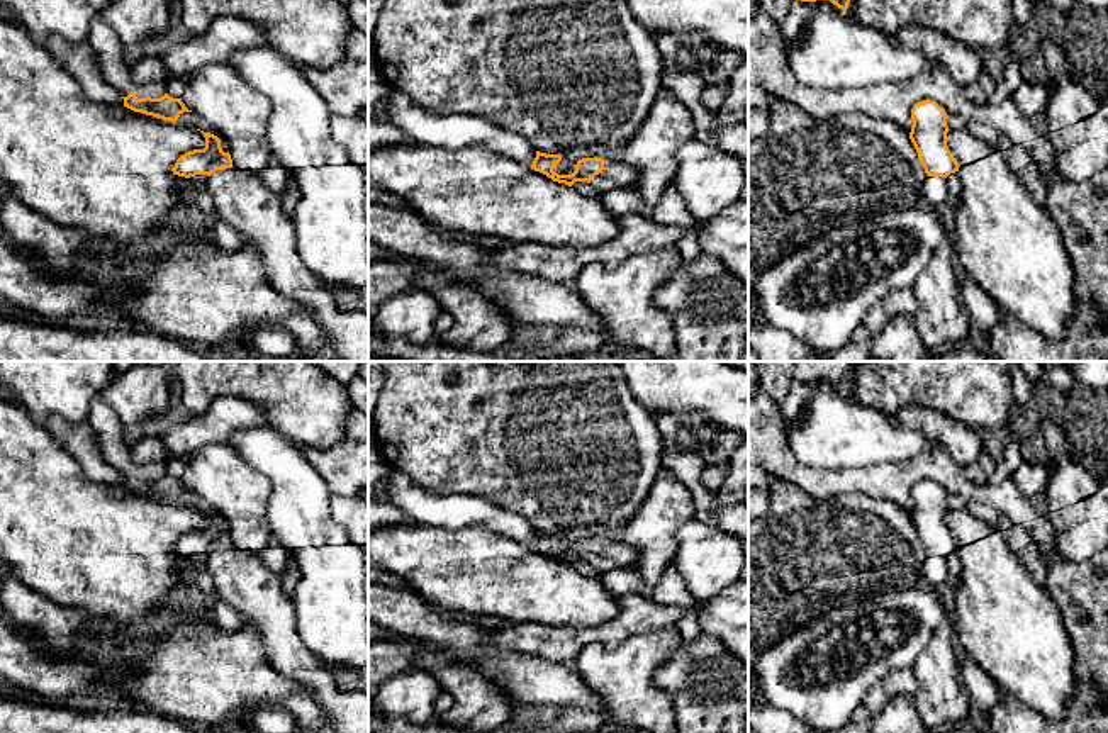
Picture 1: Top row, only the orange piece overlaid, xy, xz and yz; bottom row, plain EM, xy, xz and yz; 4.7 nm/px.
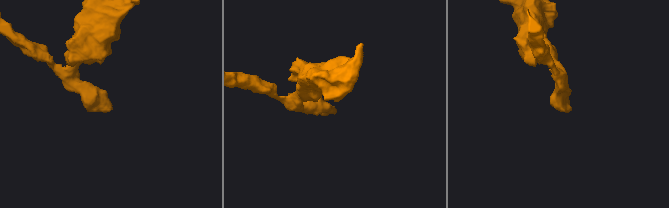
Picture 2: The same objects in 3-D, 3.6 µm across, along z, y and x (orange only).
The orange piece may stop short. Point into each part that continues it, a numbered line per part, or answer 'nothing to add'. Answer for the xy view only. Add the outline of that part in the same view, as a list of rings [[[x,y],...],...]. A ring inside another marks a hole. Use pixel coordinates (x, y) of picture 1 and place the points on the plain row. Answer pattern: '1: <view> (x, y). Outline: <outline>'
1: xy (241, 579). Outline: [[[238,548],[217,550],[205,565],[215,585],[215,599],[234,607],[241,624],[258,633],[270,667],[307,691],[334,733],[368,733],[368,692],[339,689],[331,665],[305,646],[299,635],[292,597],[282,589],[282,575],[270,570],[260,555]]]

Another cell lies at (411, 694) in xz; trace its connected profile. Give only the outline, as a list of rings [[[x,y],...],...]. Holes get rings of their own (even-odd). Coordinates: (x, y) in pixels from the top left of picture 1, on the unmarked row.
[[[406,670],[373,691],[373,711],[382,718],[404,718],[422,725],[434,718],[439,682],[426,670]]]

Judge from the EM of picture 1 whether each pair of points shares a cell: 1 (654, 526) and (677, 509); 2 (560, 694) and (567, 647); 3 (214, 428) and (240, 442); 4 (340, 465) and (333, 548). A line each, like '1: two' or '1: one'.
1: one
2: two
3: two
4: two

